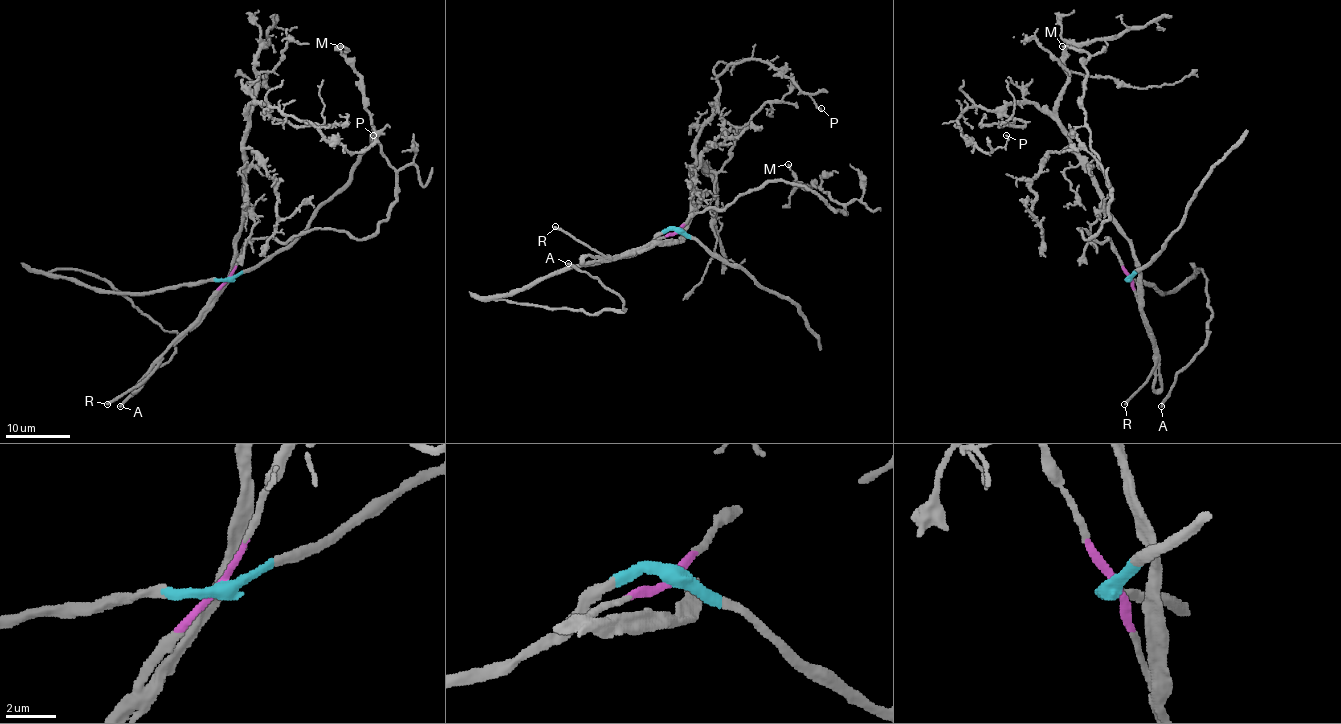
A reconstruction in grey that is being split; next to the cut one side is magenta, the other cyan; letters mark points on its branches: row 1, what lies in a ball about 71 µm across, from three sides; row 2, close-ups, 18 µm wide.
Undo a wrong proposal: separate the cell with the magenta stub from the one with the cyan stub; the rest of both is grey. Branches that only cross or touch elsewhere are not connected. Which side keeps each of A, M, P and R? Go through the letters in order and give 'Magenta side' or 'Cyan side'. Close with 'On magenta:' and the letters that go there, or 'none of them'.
A: Cyan side
M: Magenta side
P: Magenta side
R: Magenta side
On magenta: M, P, R

